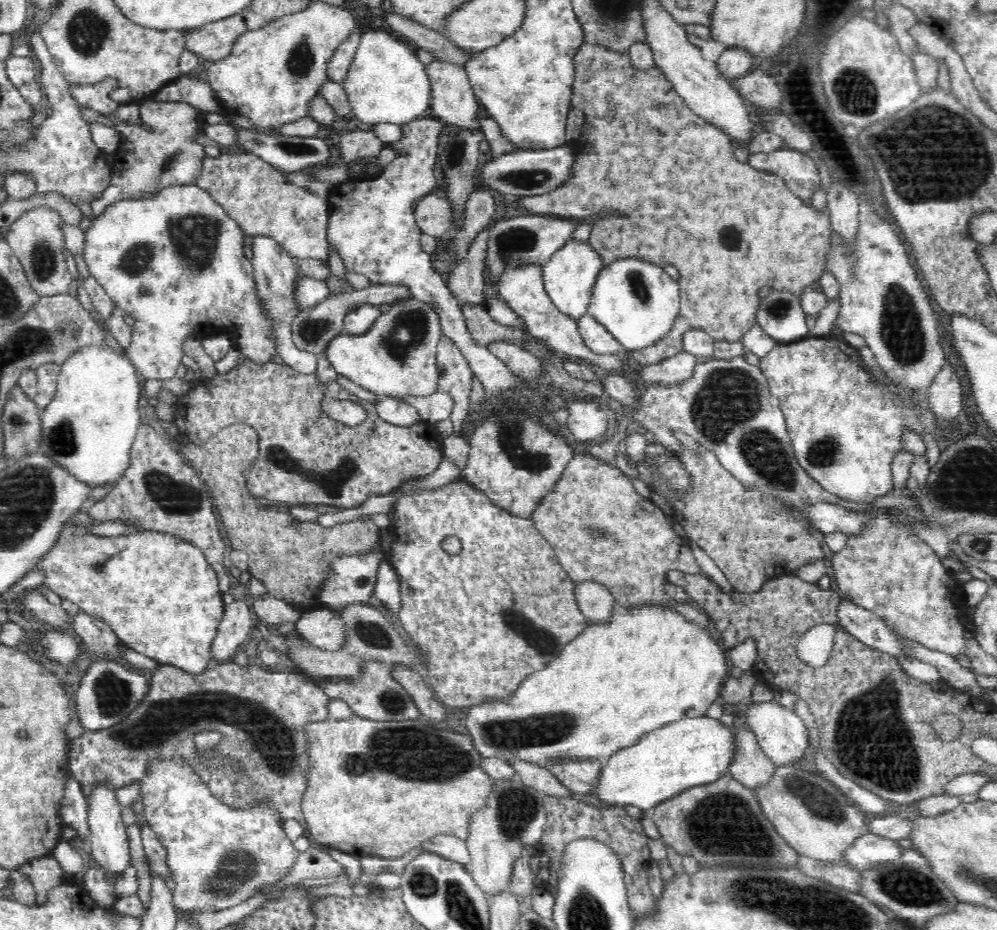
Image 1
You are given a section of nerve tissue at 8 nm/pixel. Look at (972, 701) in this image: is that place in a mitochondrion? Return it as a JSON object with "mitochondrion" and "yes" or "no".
{"mitochondrion":"no"}

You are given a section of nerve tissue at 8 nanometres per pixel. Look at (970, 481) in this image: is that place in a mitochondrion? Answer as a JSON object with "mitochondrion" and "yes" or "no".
{"mitochondrion":"yes"}

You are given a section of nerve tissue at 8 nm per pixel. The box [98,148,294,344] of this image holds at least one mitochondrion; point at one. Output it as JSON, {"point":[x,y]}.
{"point":[194,237]}

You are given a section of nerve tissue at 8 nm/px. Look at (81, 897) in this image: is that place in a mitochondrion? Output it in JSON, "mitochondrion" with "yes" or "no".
{"mitochondrion":"no"}

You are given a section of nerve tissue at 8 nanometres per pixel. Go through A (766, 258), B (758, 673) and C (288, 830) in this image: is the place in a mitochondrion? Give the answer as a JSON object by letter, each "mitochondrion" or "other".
{"A":"other","B":"other","C":"other"}

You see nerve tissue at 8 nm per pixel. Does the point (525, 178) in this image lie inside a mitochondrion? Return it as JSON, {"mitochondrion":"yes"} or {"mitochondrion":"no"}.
{"mitochondrion":"yes"}

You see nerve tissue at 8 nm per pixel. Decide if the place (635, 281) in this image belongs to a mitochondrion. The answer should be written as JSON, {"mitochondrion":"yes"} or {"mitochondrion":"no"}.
{"mitochondrion":"yes"}

